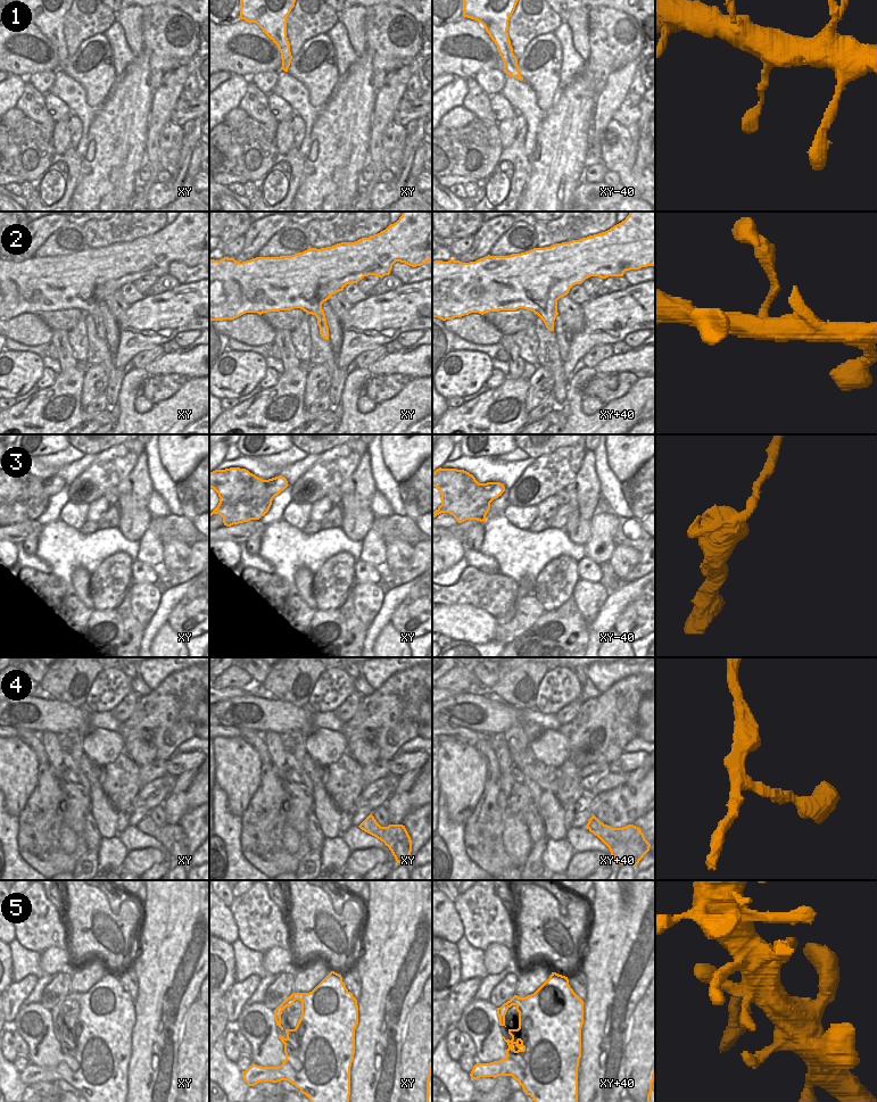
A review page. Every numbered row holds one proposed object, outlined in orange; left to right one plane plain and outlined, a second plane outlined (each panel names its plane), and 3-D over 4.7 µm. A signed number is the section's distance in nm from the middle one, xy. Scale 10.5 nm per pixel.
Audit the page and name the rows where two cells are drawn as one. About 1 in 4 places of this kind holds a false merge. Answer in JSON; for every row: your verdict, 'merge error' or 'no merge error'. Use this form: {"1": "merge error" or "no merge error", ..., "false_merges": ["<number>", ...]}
{"1": "no merge error", "2": "no merge error", "3": "merge error", "4": "no merge error", "5": "no merge error", "false_merges": ["3"]}

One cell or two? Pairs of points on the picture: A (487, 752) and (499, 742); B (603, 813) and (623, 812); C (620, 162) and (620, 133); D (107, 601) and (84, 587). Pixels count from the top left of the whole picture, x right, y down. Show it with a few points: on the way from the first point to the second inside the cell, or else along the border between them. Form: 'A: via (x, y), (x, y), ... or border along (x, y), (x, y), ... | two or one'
A: border along (489, 743), (502, 772) | two
B: border along (607, 802), (607, 821), (605, 823) | two
C: via (620, 155), (620, 140) | one
D: border along (90, 574), (90, 596), (94, 608) | two

